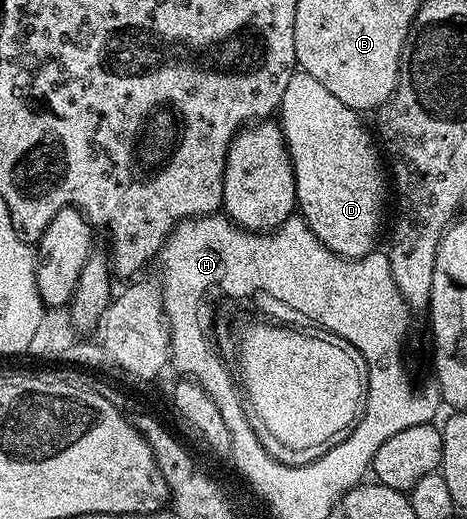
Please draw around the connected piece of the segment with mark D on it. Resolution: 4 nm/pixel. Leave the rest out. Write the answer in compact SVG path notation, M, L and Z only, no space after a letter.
M295 71L284 87L280 106L282 136L290 152L290 162L296 179L297 212L306 221L318 240L342 257L362 257L375 252L378 224L384 221L384 161L373 132L366 130L359 110L349 109L328 87L323 87L312 75Z

